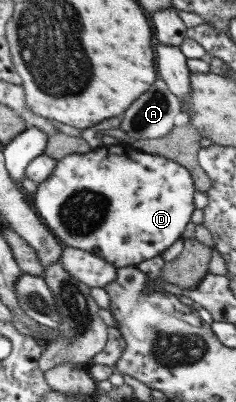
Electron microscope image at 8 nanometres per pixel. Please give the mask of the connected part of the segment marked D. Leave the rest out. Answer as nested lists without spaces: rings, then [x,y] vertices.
[[[125,143],[102,146],[87,153],[72,153],[60,159],[52,176],[38,185],[34,202],[35,208],[39,212],[43,222],[65,246],[84,249],[85,251],[94,253],[96,256],[104,257],[104,260],[115,264],[118,268],[124,268],[134,267],[140,264],[140,262],[156,258],[158,255],[162,256],[164,250],[168,250],[174,242],[178,242],[182,238],[182,234],[186,232],[188,224],[192,222],[192,214],[196,210],[194,194],[196,194],[197,190],[195,178],[190,173],[190,170],[183,164],[180,164],[179,161],[170,160],[168,157],[156,155],[155,153],[147,153],[137,149],[132,143]]]

